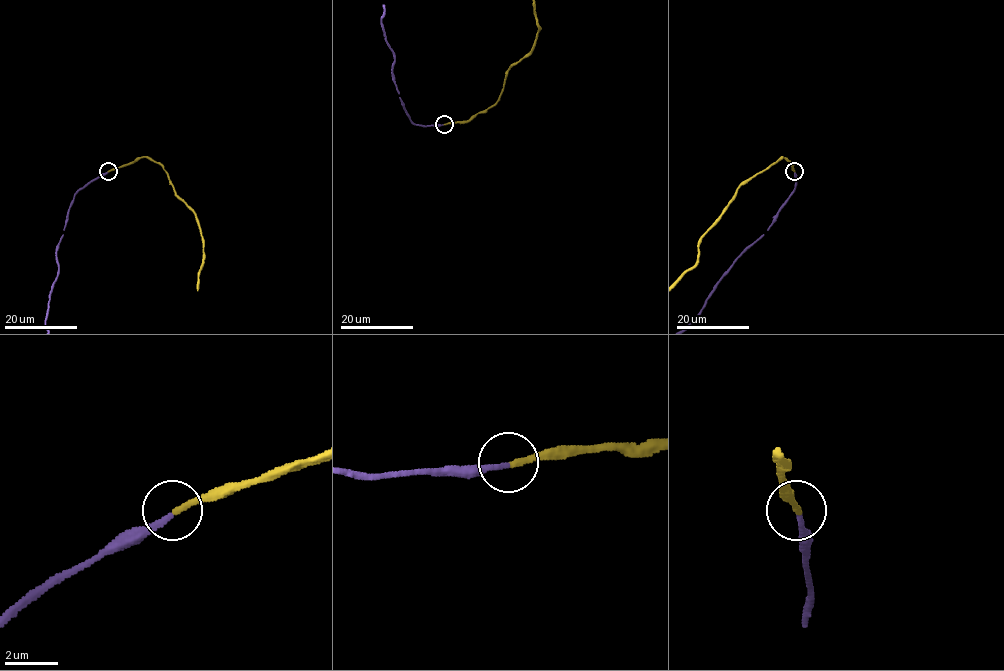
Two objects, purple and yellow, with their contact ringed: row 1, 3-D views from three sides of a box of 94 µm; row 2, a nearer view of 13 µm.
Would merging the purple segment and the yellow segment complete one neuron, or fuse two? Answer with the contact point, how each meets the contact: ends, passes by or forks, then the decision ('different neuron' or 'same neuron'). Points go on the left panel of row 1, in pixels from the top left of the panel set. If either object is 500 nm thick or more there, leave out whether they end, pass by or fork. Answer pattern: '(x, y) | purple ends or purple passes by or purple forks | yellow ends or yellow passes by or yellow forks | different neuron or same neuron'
(108, 171) | purple ends | yellow ends | same neuron

